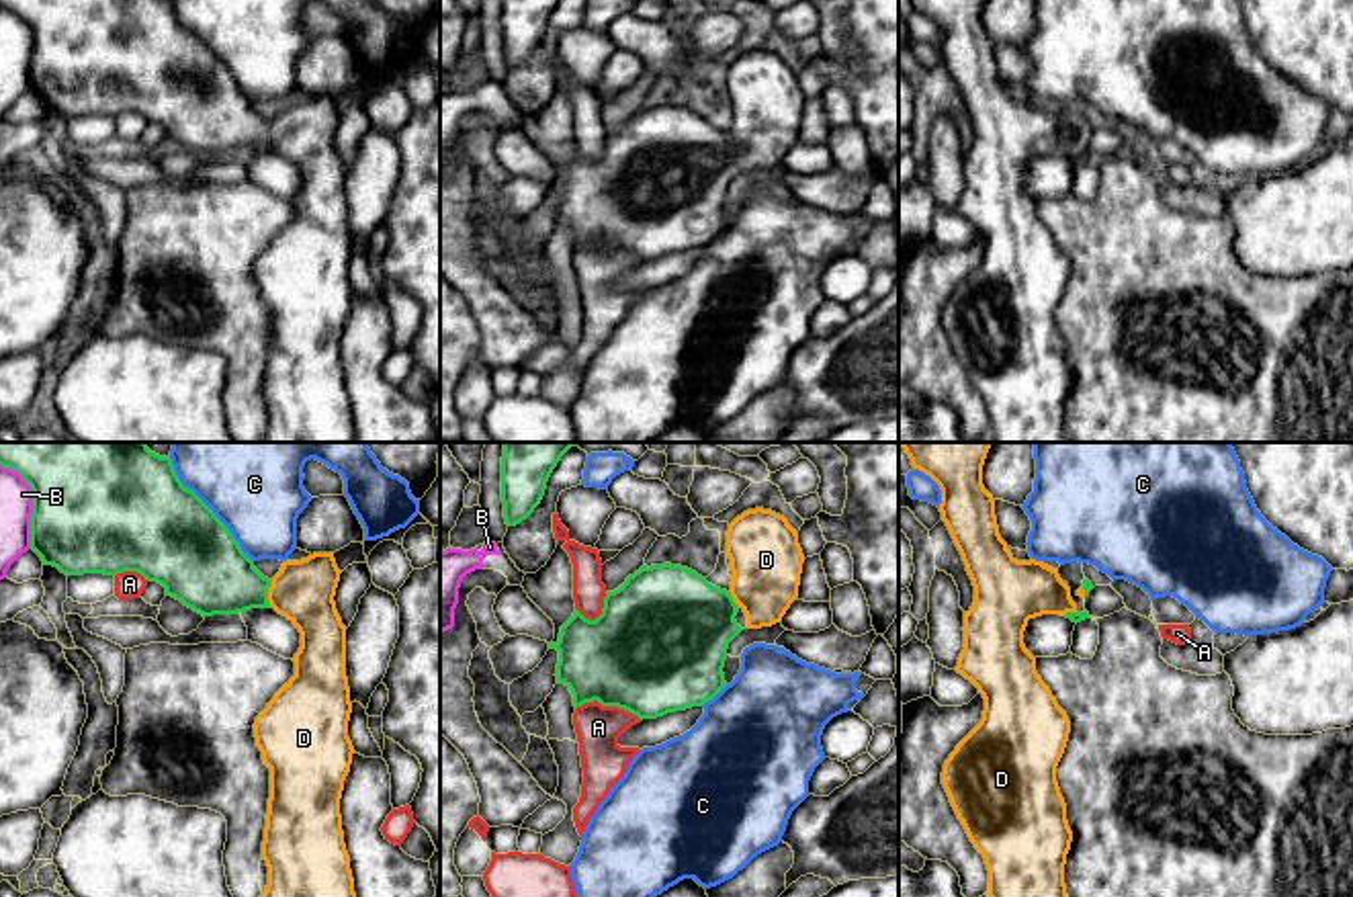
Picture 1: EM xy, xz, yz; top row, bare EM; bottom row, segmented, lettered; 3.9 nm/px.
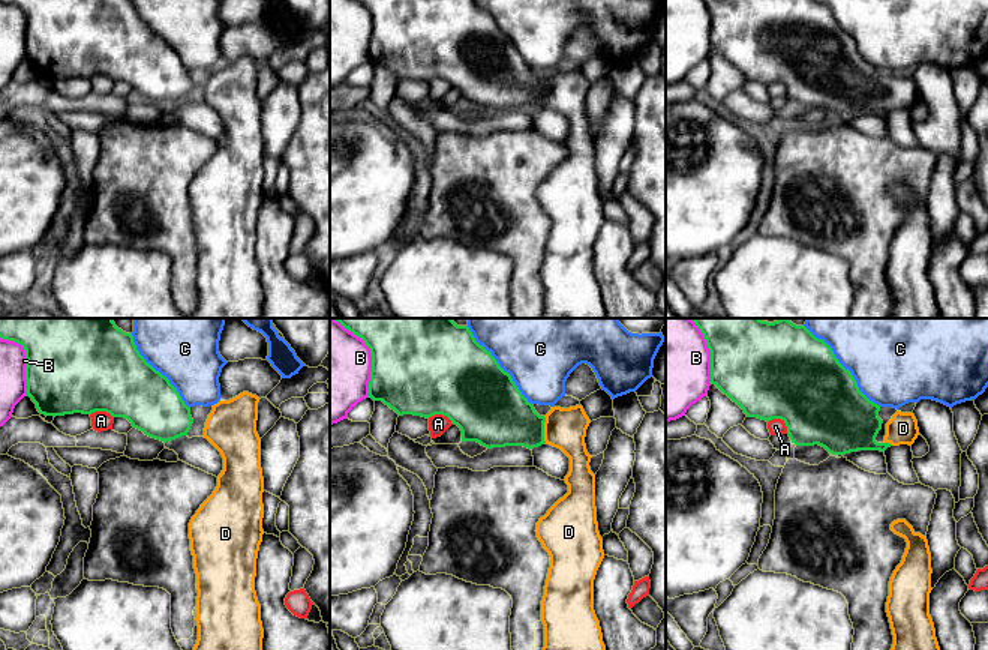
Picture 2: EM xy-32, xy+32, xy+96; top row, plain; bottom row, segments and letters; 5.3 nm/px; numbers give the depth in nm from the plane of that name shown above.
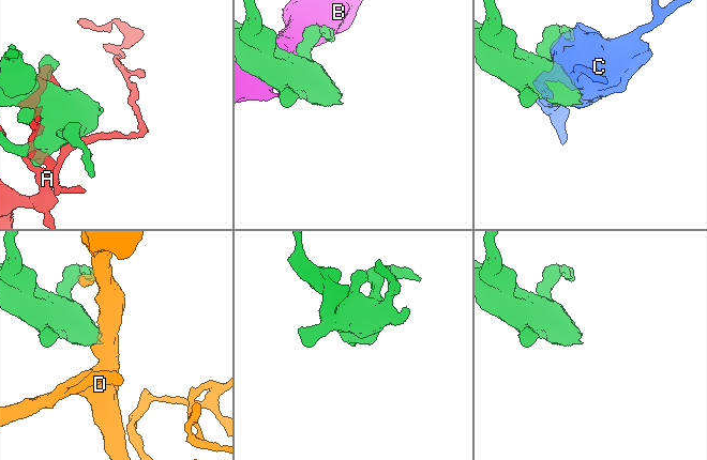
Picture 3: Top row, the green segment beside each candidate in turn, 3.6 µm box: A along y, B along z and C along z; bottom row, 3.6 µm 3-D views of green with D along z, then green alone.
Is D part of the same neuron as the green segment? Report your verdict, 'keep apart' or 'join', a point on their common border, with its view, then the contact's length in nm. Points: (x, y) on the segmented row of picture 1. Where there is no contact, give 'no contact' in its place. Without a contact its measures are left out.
join | xy (267, 594) | 110 nm

